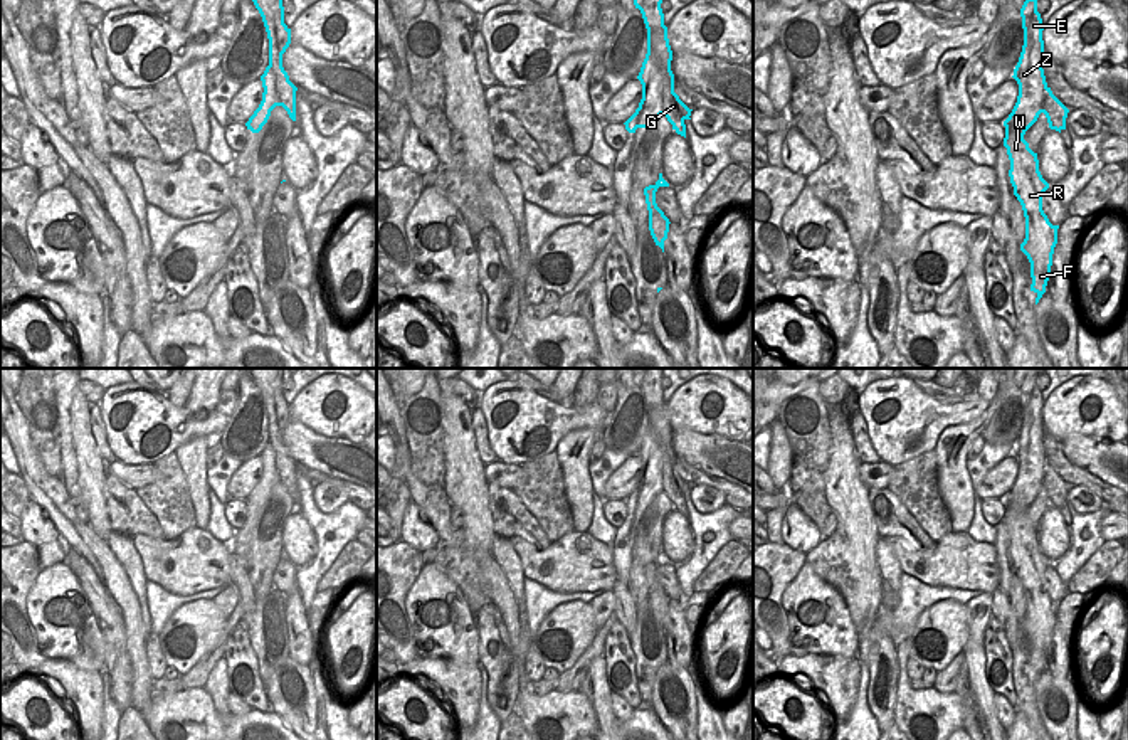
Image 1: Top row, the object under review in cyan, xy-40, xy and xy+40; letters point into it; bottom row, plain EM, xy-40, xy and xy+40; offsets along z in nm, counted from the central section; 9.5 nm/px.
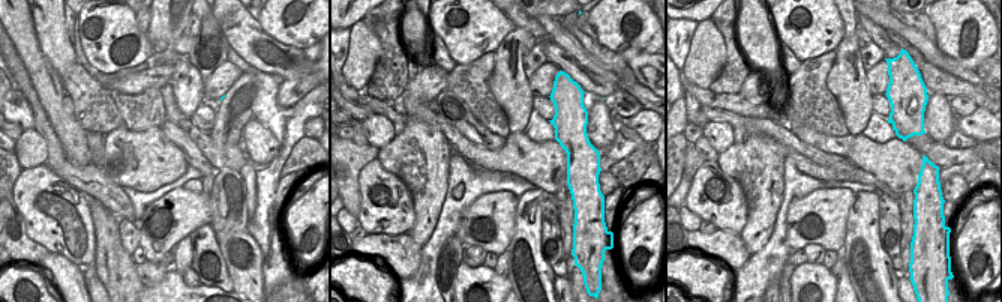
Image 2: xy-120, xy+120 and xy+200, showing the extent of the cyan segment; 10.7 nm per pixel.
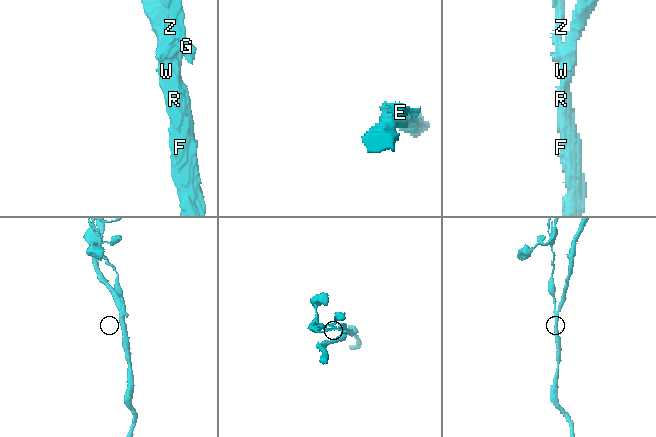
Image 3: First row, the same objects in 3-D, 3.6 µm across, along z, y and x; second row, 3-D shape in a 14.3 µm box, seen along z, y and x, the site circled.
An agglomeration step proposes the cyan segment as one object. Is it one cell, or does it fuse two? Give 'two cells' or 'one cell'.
two cells

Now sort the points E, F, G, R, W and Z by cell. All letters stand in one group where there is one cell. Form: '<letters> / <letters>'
E G Z / F R W

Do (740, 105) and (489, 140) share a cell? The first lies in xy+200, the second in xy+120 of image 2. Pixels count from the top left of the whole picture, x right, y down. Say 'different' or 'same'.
different

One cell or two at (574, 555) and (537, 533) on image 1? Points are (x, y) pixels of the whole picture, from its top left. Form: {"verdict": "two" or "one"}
{"verdict": "two"}

